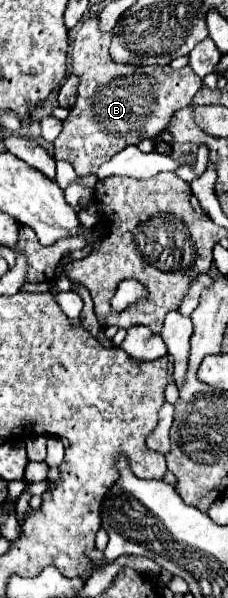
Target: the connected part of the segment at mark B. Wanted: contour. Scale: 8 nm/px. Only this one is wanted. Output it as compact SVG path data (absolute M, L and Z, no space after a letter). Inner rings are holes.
M86 18L78 28L72 46L72 72L80 76L82 82L78 100L70 110L68 120L64 120L60 136L54 140L54 158L70 162L78 176L94 174L100 164L130 144L138 144L144 138L156 138L174 112L160 108L160 94L166 96L164 92L168 90L168 102L174 106L178 102L176 108L192 106L194 94L202 86L202 80L188 66L180 70L172 70L170 66L130 68L130 64L112 62L108 53L112 38L112 32L102 34L98 30L94 18Z

